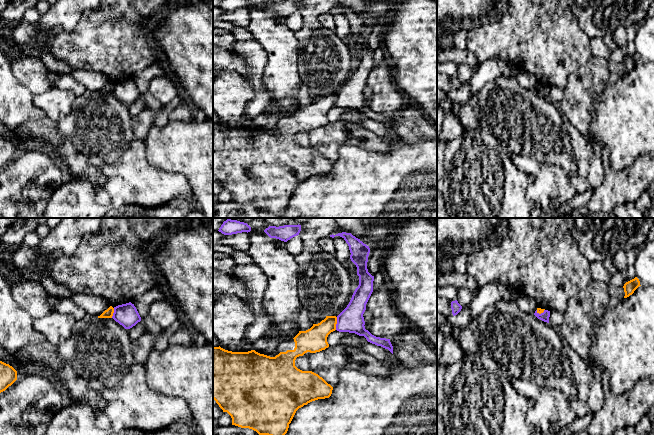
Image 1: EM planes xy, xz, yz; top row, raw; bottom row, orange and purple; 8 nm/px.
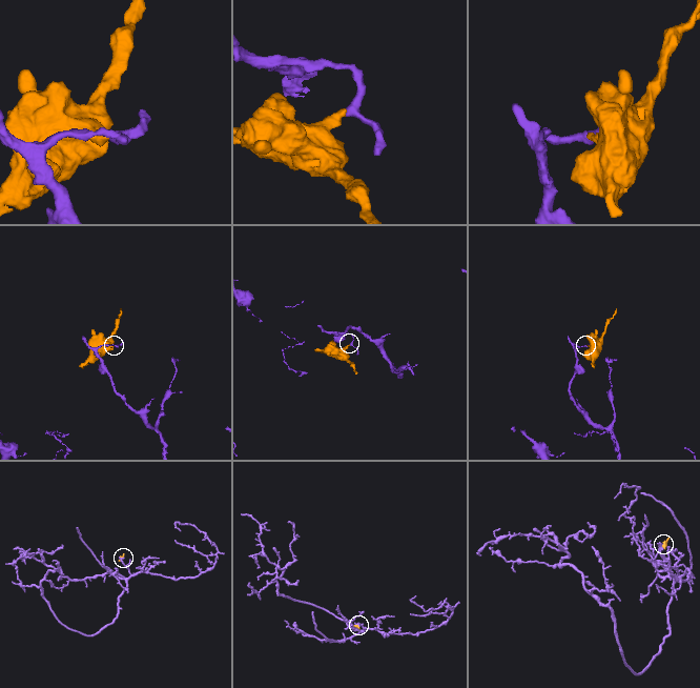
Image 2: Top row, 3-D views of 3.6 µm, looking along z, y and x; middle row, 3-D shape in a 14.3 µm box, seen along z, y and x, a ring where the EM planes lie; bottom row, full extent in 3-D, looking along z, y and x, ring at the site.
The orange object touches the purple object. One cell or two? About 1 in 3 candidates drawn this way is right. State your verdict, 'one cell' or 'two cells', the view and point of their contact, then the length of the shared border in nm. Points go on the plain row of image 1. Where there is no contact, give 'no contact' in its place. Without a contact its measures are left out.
two cells; meets orange in xz at (336, 99); contact 110 nm long

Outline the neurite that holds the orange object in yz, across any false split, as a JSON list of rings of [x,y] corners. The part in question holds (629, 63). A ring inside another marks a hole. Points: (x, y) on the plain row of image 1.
[[[635,53],[634,55],[626,58],[623,62],[624,64],[624,68],[625,68],[625,72],[624,74],[629,73],[630,71],[632,71],[634,69],[634,67],[639,63],[640,61],[640,57],[637,53]]]

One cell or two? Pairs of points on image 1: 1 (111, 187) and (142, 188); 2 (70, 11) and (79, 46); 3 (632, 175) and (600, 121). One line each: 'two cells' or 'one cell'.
1: one cell
2: two cells
3: two cells

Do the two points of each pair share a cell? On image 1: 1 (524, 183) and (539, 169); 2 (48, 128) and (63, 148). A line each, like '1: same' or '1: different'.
1: different
2: same

